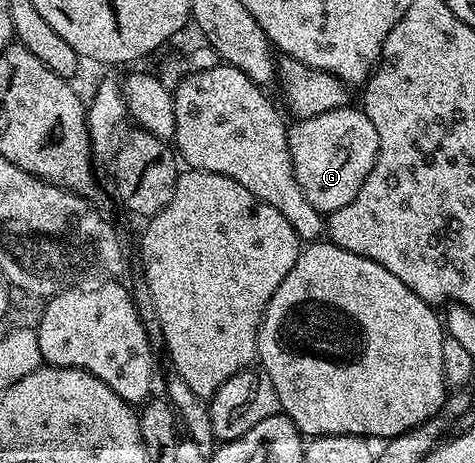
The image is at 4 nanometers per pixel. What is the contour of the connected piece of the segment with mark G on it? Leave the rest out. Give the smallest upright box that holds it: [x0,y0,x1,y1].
[288,106,378,216]

